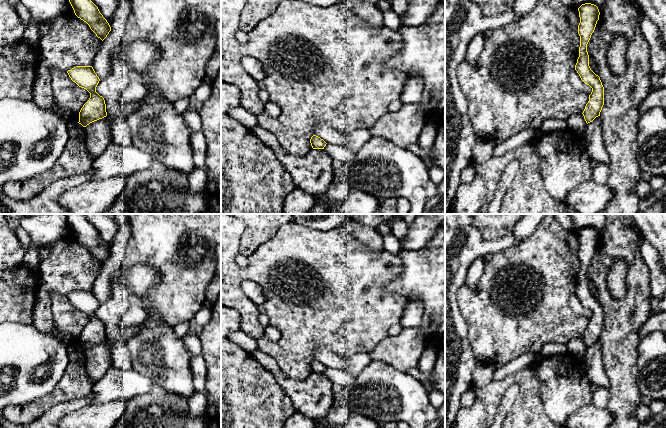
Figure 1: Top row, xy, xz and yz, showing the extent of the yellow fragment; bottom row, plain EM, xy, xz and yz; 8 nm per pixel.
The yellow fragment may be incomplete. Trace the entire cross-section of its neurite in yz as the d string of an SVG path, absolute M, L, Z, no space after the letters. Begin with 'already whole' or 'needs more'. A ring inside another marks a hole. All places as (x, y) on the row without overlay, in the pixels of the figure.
already whole; M591 227L582 228L578 232L578 235L580 241L580 247L578 249L580 271L575 294L579 298L581 304L592 312L589 325L582 337L588 348L596 341L600 340L600 336L604 329L604 311L600 301L596 299L589 290L589 279L587 276L587 268L595 254L600 236L598 231Z

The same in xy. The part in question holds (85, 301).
already whole; M76 290L67 295L69 301L79 311L90 317L89 324L79 336L79 348L86 351L90 347L107 340L105 324L96 316L100 305L92 290Z

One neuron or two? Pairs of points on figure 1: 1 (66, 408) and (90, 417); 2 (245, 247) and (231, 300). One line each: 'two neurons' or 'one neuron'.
1: two neurons
2: two neurons

